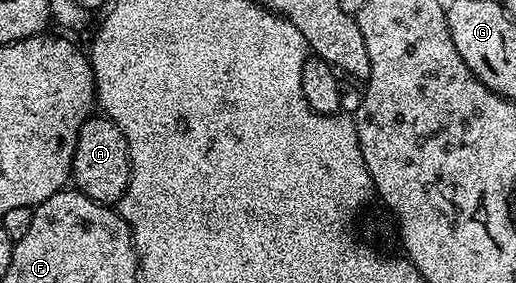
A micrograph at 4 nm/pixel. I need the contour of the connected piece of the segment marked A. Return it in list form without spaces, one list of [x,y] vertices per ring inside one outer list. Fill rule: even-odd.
[[[106,116],[95,117],[88,117],[79,128],[79,139],[75,145],[75,155],[71,165],[71,178],[74,189],[89,196],[94,202],[115,204],[123,197],[131,179],[129,148],[117,124],[113,124]]]

